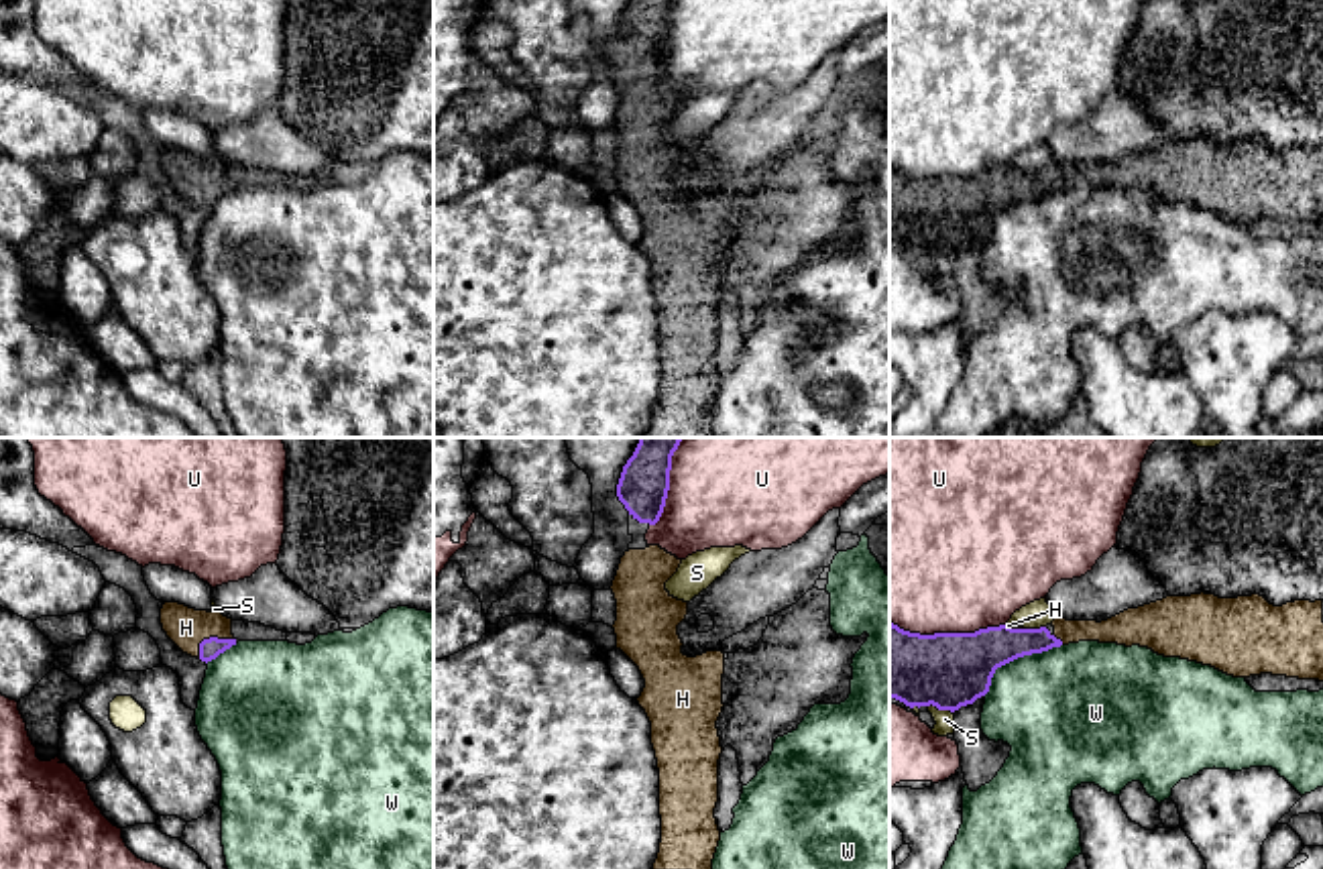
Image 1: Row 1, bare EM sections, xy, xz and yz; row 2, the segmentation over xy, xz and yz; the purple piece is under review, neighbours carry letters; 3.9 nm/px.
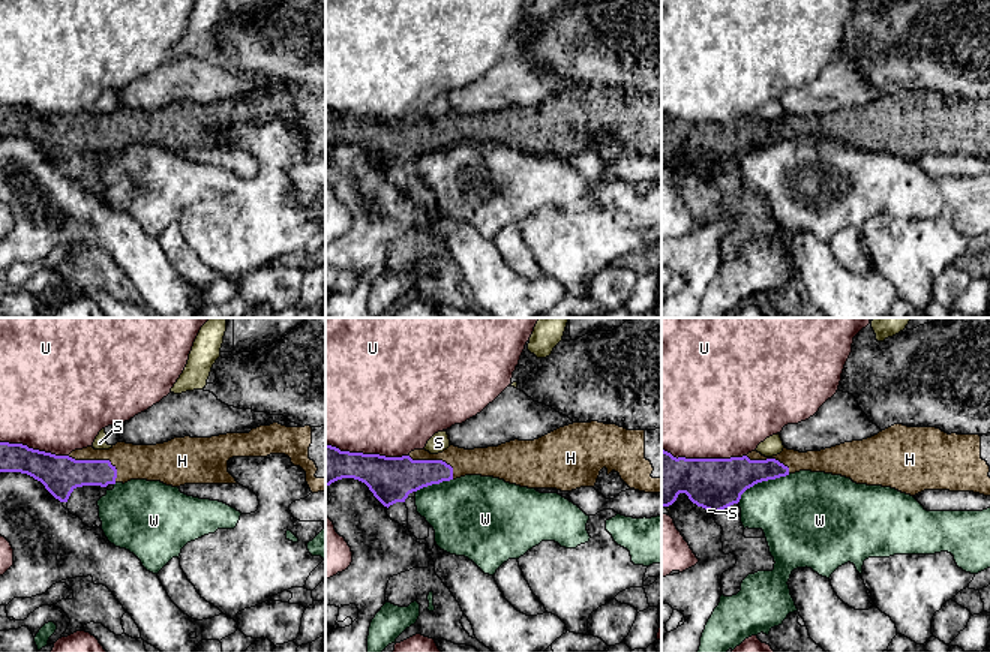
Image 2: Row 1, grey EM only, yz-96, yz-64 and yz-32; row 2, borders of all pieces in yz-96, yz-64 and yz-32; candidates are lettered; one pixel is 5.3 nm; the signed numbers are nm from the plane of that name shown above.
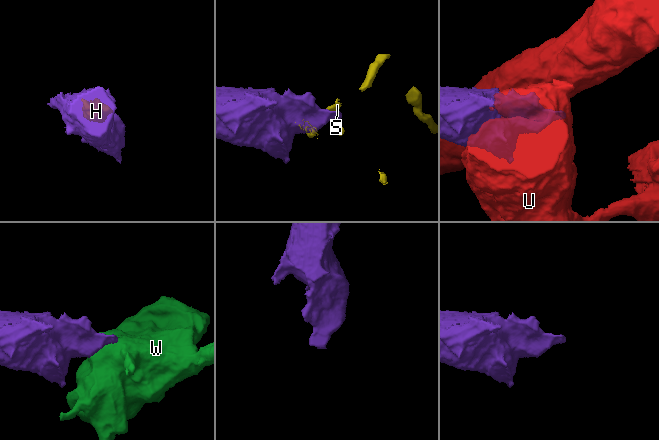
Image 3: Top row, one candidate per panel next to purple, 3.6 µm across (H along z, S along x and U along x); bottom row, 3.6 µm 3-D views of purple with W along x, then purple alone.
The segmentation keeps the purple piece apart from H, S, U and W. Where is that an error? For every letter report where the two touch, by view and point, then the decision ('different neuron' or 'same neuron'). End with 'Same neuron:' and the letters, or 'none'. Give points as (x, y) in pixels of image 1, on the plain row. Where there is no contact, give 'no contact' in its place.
H: xy (210, 182) | same neuron
S: yz (941, 253) | different neuron
U: yz (949, 178) | different neuron
W: yz (1016, 202) | different neuron
Same neuron: H

